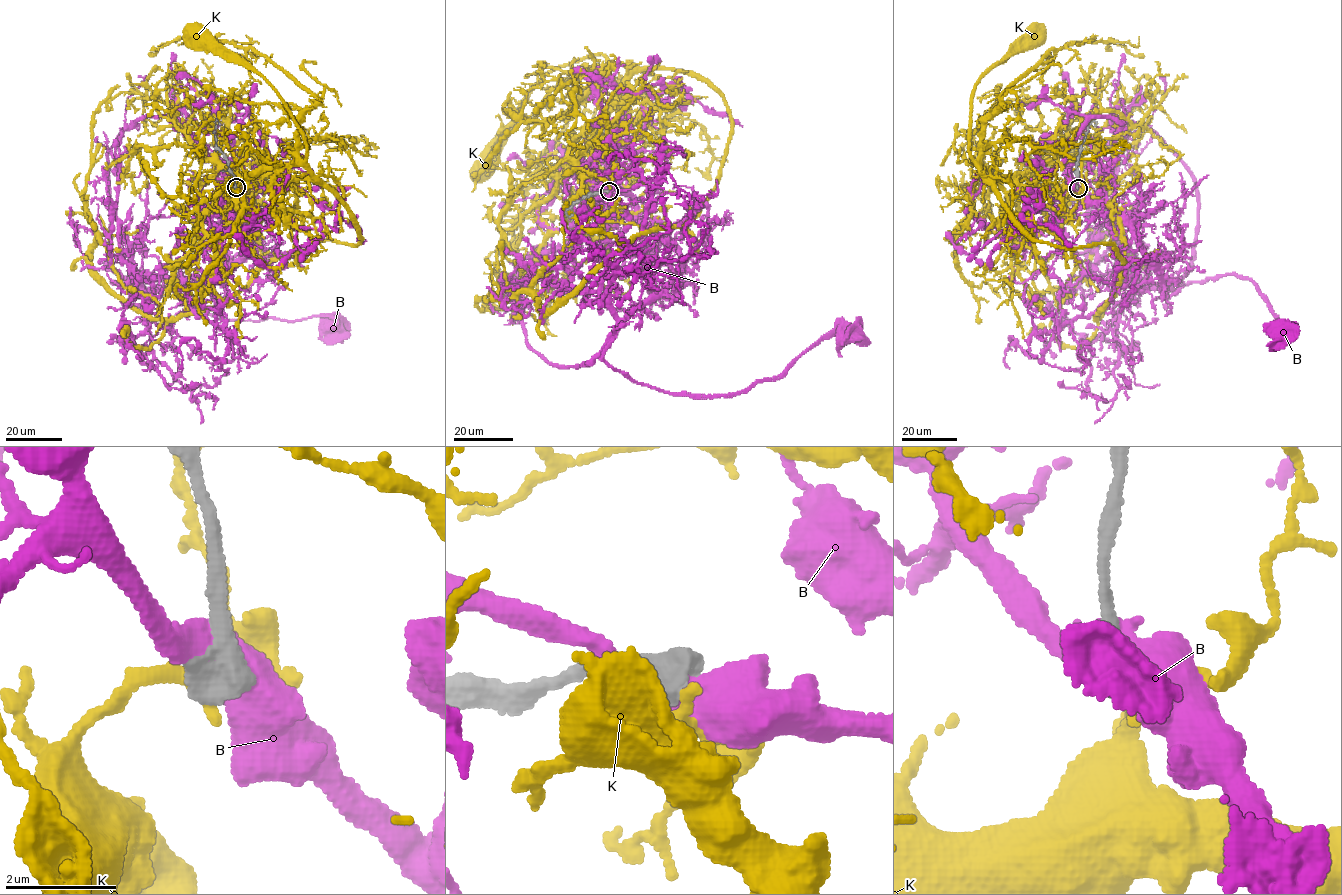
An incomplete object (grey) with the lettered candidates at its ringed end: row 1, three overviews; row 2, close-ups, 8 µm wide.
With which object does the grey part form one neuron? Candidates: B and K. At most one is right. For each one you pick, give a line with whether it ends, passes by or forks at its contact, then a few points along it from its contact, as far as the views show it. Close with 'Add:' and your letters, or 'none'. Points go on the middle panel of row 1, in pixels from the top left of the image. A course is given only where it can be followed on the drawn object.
Add: none

